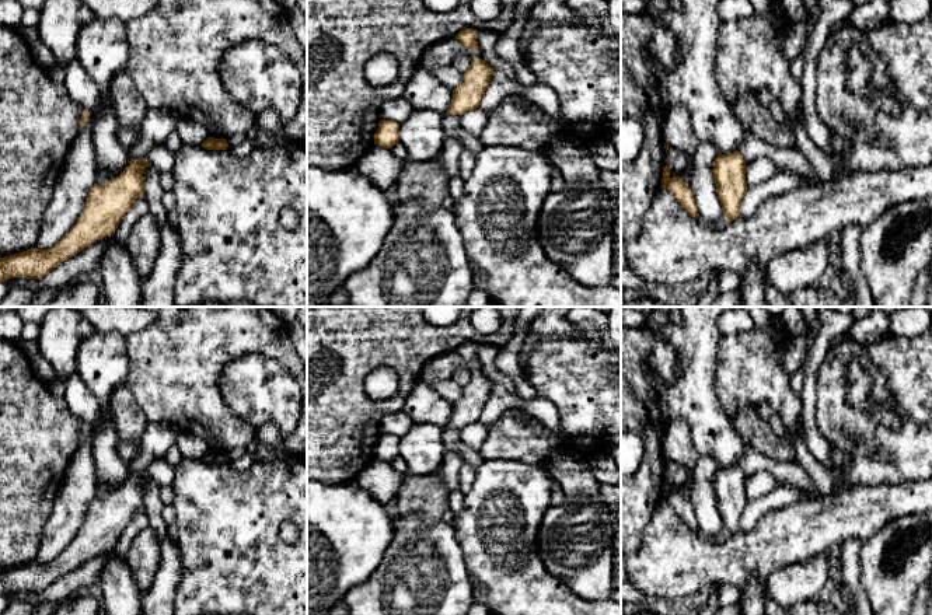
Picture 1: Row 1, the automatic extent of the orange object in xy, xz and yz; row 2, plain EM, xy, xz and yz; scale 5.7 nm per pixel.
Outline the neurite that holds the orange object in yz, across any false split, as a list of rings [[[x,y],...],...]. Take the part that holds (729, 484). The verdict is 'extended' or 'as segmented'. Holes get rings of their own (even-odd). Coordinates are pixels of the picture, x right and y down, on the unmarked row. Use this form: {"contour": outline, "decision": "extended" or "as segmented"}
{"contour": [[[740,465],[718,468],[713,475],[718,513],[726,537],[736,534],[740,528],[740,517],[747,504],[746,478]]], "decision": "as segmented"}

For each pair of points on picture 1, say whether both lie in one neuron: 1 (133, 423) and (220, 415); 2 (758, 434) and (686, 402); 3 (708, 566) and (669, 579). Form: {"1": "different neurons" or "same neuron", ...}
{"1": "different neurons", "2": "different neurons", "3": "same neuron"}

